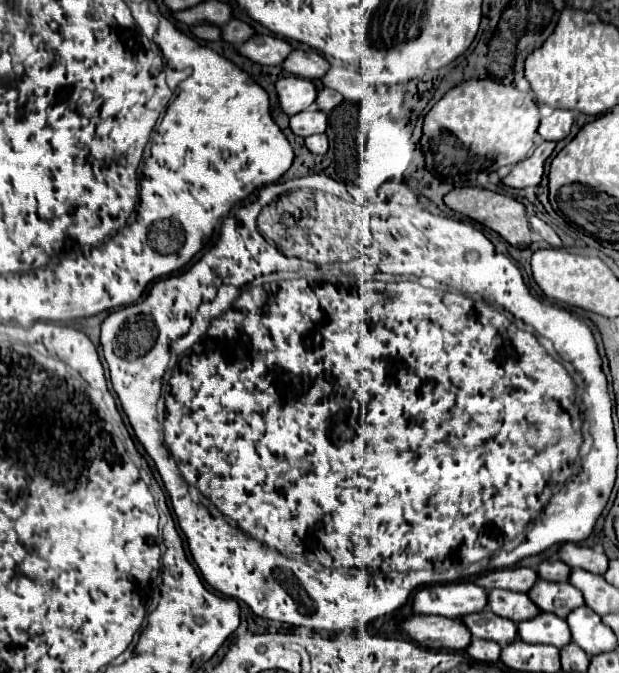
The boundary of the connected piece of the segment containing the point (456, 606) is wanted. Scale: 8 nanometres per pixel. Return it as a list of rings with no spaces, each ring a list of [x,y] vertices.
[[[473,582],[431,584],[413,596],[413,610],[417,614],[439,614],[447,618],[461,618],[471,612],[481,612],[487,606],[487,592]]]

